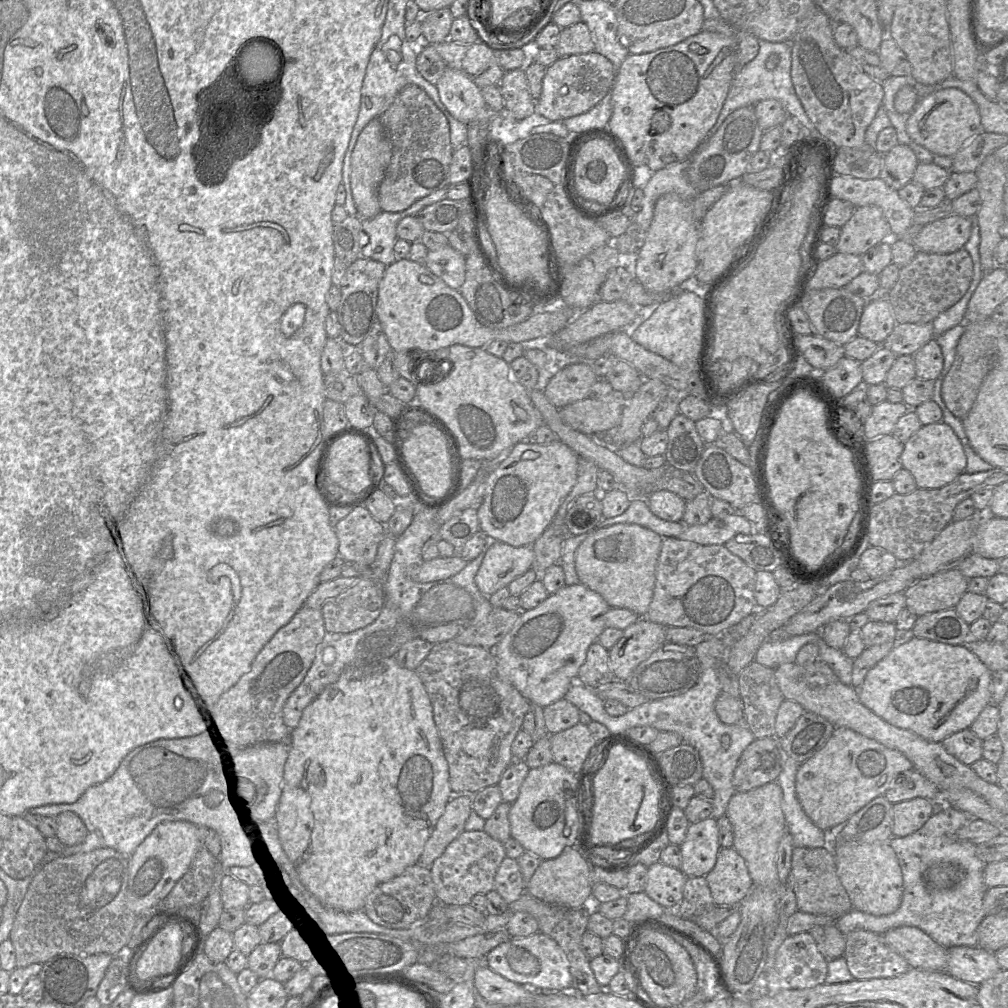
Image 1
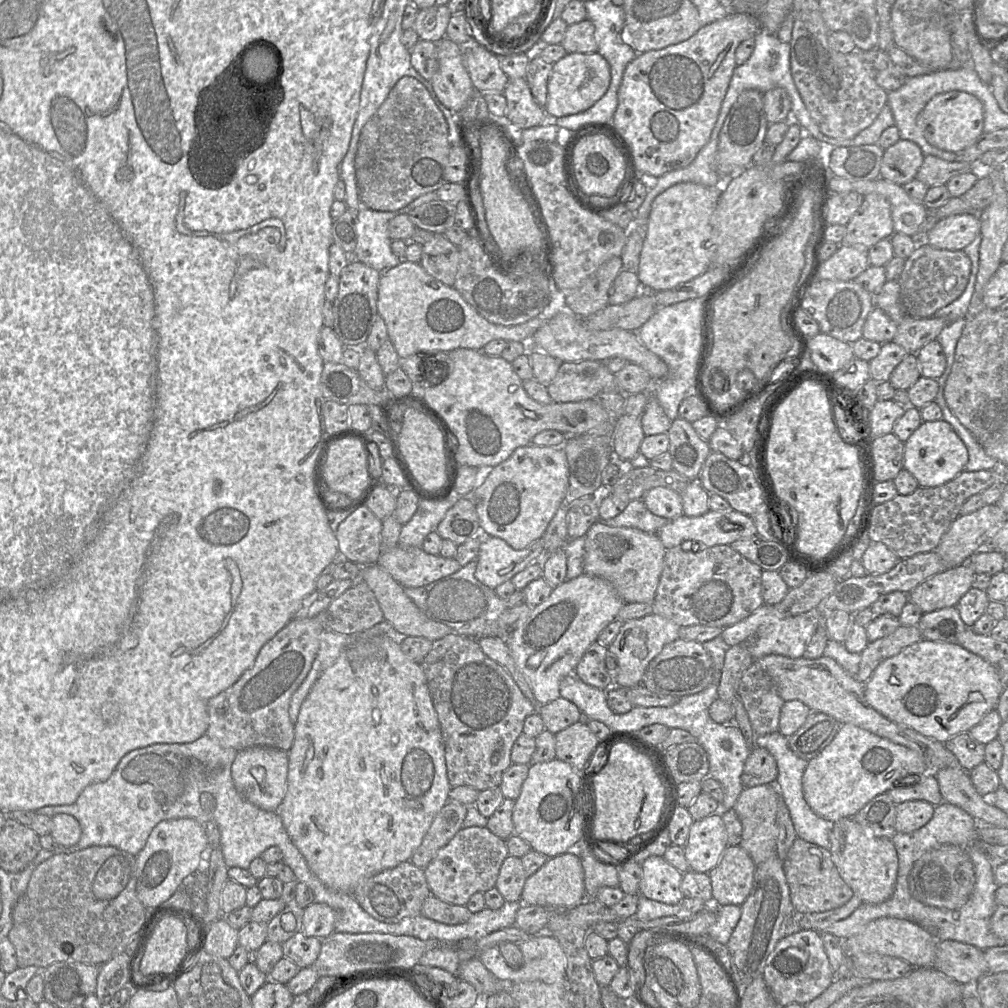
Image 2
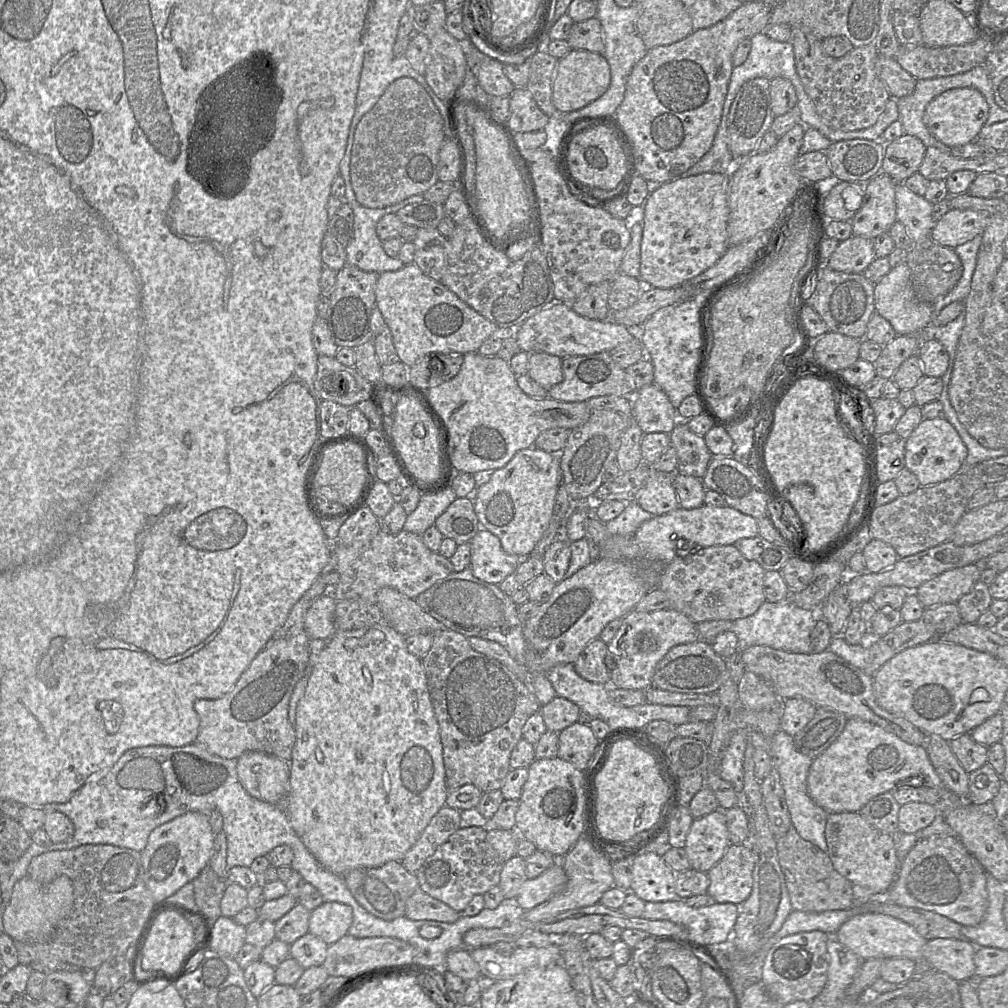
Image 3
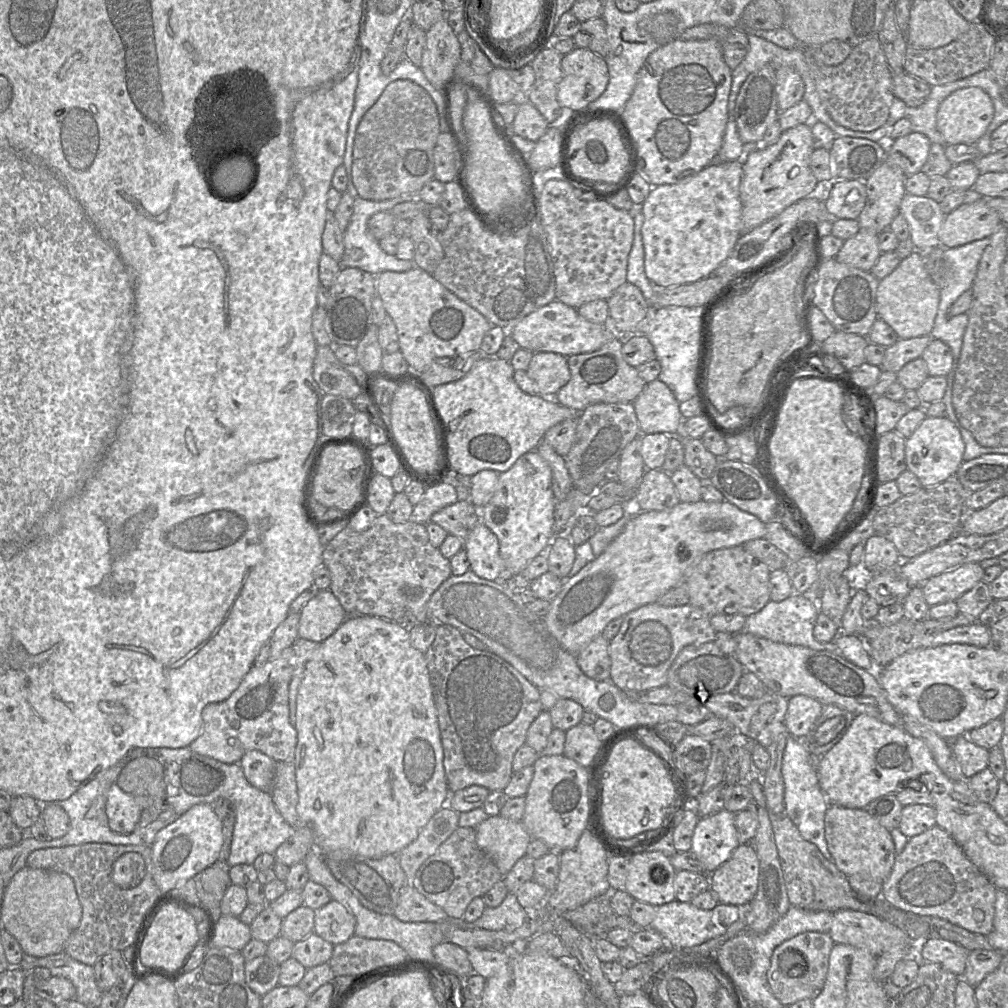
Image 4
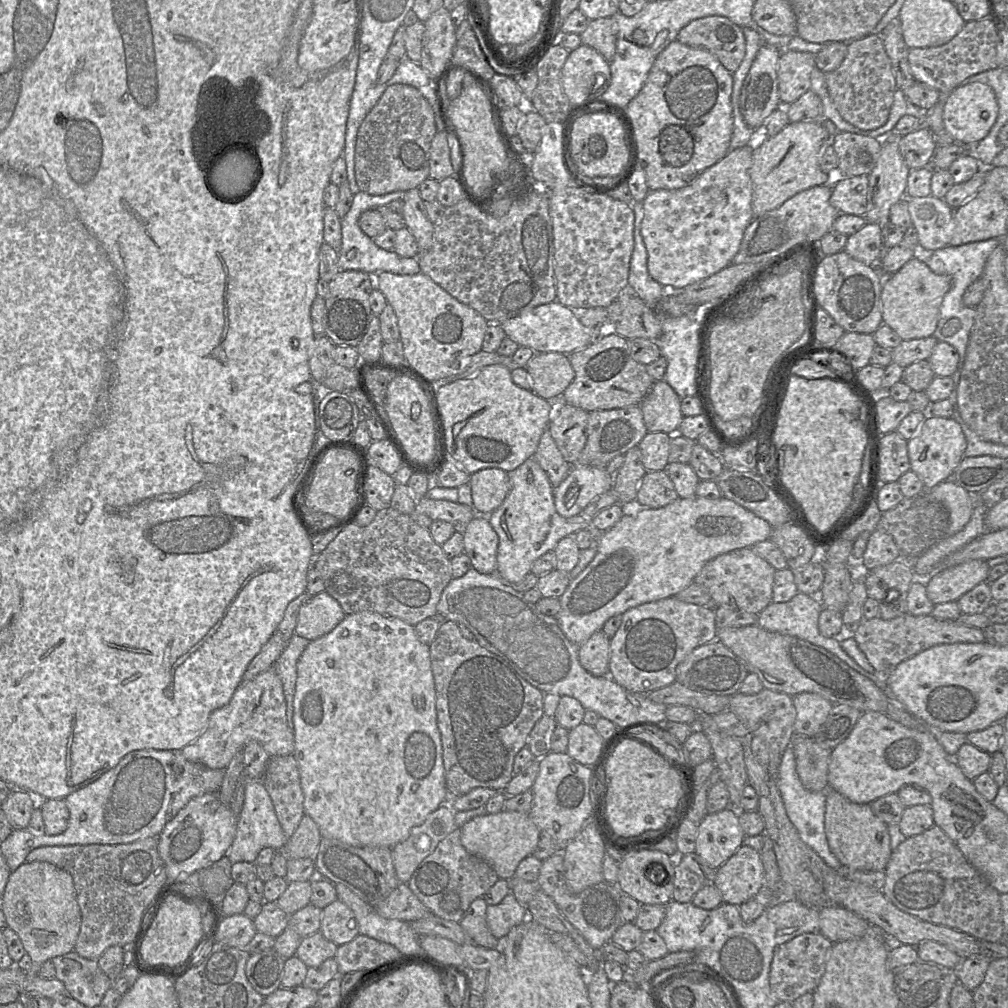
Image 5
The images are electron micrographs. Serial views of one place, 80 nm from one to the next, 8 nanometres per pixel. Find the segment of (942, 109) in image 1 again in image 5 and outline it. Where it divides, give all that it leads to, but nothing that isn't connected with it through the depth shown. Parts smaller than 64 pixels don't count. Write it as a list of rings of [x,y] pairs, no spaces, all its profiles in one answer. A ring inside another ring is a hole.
[[[972,82],[959,85],[948,95],[943,108],[943,123],[955,142],[973,147],[988,135],[997,115],[998,103],[992,88],[981,82]]]

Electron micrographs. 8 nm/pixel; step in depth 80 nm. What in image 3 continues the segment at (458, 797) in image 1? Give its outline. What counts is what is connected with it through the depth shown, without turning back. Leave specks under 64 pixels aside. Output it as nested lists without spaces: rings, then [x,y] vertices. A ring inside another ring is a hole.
[[[444,805],[403,857],[401,863],[404,868],[416,875],[424,861],[459,828],[460,810]]]

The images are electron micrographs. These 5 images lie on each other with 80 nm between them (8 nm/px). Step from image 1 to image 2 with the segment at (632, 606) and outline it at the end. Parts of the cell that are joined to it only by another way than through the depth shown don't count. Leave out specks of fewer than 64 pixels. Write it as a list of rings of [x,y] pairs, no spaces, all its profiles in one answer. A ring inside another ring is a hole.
[[[599,520],[586,533],[584,573],[608,581],[624,603],[652,604],[664,567],[665,551],[655,533],[637,528],[610,527]]]

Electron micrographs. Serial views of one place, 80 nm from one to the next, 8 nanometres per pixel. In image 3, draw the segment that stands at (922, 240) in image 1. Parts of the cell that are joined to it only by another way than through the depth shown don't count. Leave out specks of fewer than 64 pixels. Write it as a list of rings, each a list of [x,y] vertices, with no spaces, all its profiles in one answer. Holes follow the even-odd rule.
[[[951,209],[935,223],[930,238],[951,249],[982,235],[989,225],[988,212]]]

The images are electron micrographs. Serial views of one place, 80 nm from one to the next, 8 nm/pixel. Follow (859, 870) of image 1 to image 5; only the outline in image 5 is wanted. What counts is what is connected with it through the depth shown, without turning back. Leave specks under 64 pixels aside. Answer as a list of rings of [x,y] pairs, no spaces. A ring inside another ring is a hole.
[[[828,788],[825,801],[825,834],[829,848],[845,870],[885,871],[892,848],[888,825],[872,811],[870,804],[848,800]]]

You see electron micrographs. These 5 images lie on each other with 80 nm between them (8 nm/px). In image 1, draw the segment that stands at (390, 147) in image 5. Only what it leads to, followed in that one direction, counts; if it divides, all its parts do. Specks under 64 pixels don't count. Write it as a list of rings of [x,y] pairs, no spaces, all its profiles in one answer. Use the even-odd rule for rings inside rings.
[[[415,84],[406,85],[392,105],[378,118],[392,146],[391,160],[378,188],[378,200],[382,211],[401,212],[419,199],[450,185],[449,167],[453,147],[450,141],[449,123],[442,111],[423,89]]]

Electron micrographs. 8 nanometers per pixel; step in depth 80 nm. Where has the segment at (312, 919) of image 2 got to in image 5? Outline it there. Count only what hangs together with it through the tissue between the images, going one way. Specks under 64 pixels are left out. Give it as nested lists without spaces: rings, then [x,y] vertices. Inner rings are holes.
[[[338,899],[322,909],[319,931],[337,946],[352,941],[359,934],[354,912]]]

